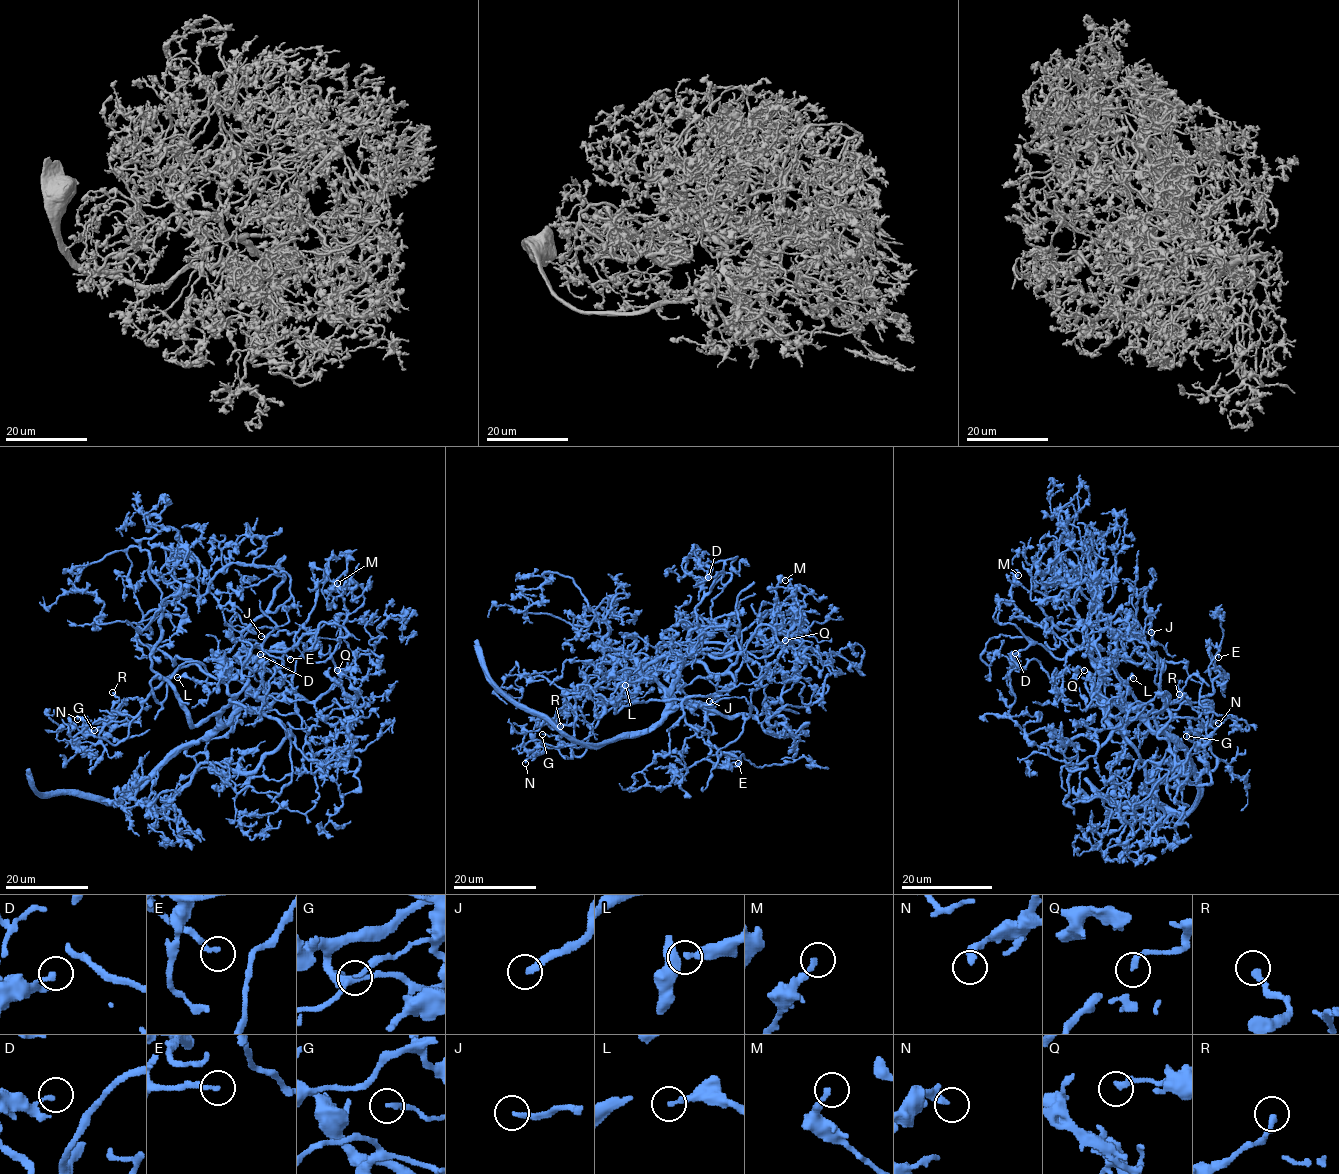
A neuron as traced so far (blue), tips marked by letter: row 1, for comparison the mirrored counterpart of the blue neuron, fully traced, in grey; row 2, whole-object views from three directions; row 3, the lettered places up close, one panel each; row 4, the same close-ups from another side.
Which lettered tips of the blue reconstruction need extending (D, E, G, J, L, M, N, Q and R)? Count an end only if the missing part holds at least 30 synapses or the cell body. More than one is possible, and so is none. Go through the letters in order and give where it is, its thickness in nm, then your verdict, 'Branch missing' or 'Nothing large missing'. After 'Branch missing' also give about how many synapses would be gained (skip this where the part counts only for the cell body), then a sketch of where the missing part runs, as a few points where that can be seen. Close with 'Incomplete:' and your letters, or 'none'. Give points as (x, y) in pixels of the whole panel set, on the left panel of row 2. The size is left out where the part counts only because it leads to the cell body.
D: Place: (260, 654). Thickness 180 nm. Nothing large missing
E: Place: (290, 659). Thickness 200 nm. Nothing large missing
G: Place: (94, 730). Thickness 200 nm. Nothing large missing
J: Place: (261, 636). Thickness 220 nm. Branch missing. Roughly 150 synapses. Course of what is missing: (261, 636), (252, 642), (284, 636), (293, 626), (306, 624), (312, 637), (302, 646)
L: Place: (177, 677). Thickness 280 nm. Nothing large missing
M: Place: (337, 583). Thickness 200 nm. Nothing large missing
N: Place: (77, 719). Thickness 300 nm. Nothing large missing
Q: Place: (337, 670). Thickness 260 nm. Nothing large missing
R: Place: (112, 692). Thickness 280 nm. Nothing large missing
Incomplete: J

